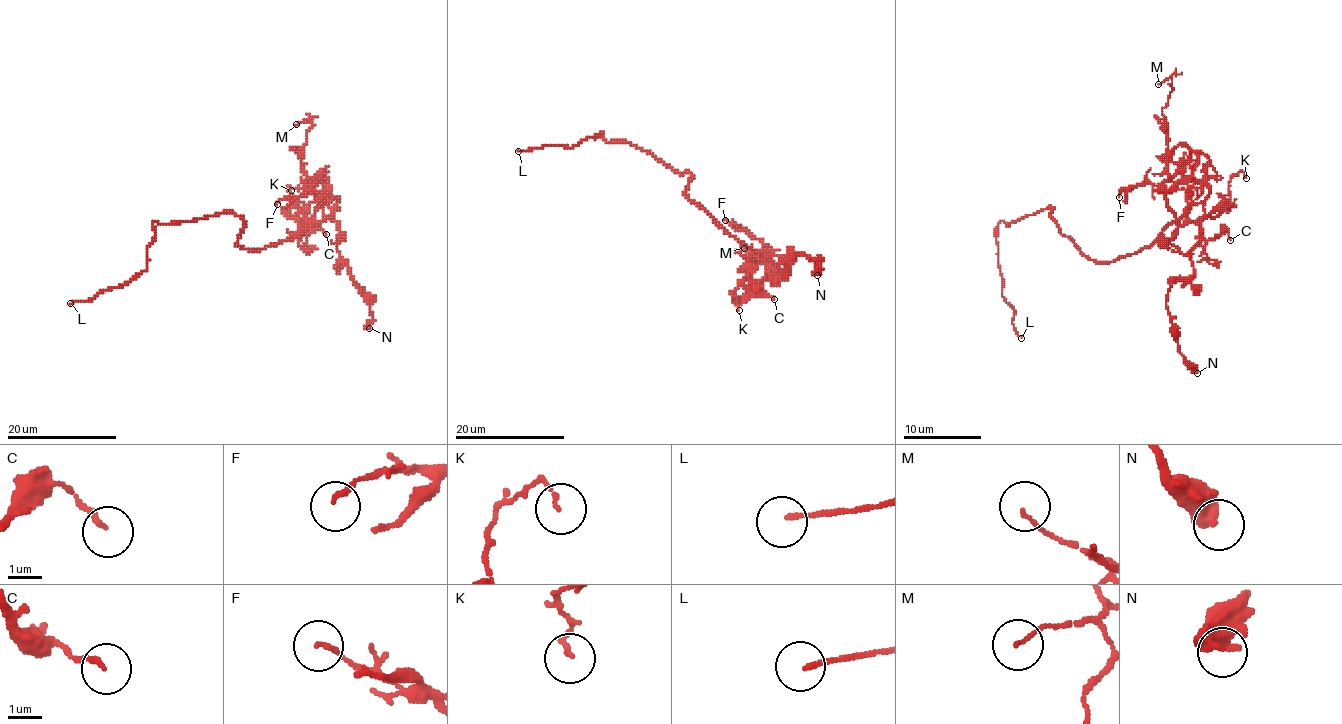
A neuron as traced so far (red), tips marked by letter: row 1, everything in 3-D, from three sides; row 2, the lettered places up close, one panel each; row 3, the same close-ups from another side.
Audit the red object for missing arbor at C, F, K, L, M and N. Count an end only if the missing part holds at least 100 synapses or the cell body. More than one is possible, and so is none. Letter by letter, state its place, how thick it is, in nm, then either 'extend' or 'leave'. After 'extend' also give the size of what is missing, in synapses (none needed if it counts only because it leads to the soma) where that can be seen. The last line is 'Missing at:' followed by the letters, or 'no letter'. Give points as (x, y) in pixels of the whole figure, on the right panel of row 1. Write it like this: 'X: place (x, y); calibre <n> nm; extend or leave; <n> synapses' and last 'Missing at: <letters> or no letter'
C: place (1230, 240); calibre 130 nm; leave
F: place (1119, 197); calibre 110 nm; leave
K: place (1246, 178); calibre 100 nm; leave
L: place (1021, 338); calibre 130 nm; extend
M: place (1158, 84); calibre 90 nm; leave
N: place (1197, 373); calibre 500 nm; leave
Missing at: L

